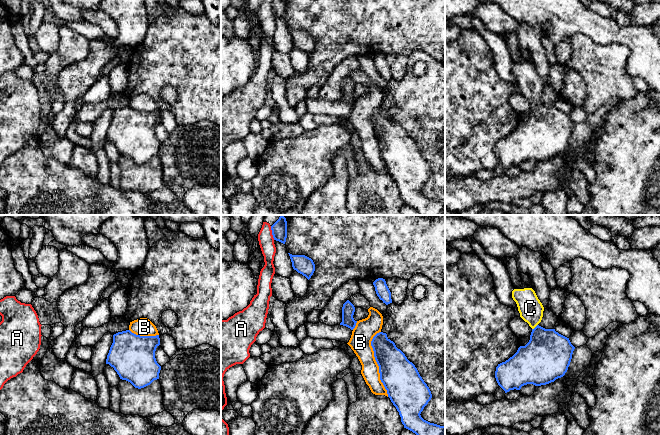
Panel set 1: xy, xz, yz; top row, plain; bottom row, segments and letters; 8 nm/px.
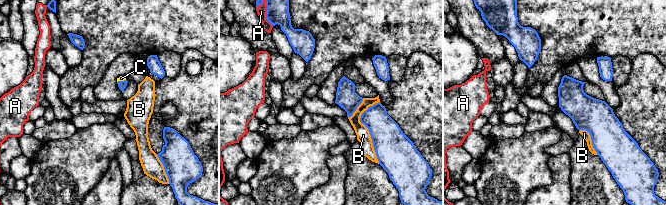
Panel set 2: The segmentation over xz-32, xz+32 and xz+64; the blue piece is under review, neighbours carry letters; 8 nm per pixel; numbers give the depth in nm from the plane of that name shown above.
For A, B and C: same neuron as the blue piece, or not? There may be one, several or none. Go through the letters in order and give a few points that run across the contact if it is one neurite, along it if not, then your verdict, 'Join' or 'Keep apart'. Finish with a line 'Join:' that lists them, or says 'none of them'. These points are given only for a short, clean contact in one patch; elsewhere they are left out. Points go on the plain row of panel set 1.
A: Keep apart
B: Keep apart
C: Line: yz (547, 131), (545, 121), (535, 103), (530, 84). Join
Join: C

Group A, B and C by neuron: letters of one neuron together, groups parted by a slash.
A / B / C

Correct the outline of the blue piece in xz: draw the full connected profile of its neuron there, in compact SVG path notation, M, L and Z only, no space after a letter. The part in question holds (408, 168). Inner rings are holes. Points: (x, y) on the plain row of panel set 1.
M377 109L371 122L379 142L380 156L399 188L404 204L420 215L445 215L445 202L430 199L420 191L432 170L415 141L386 109Z

